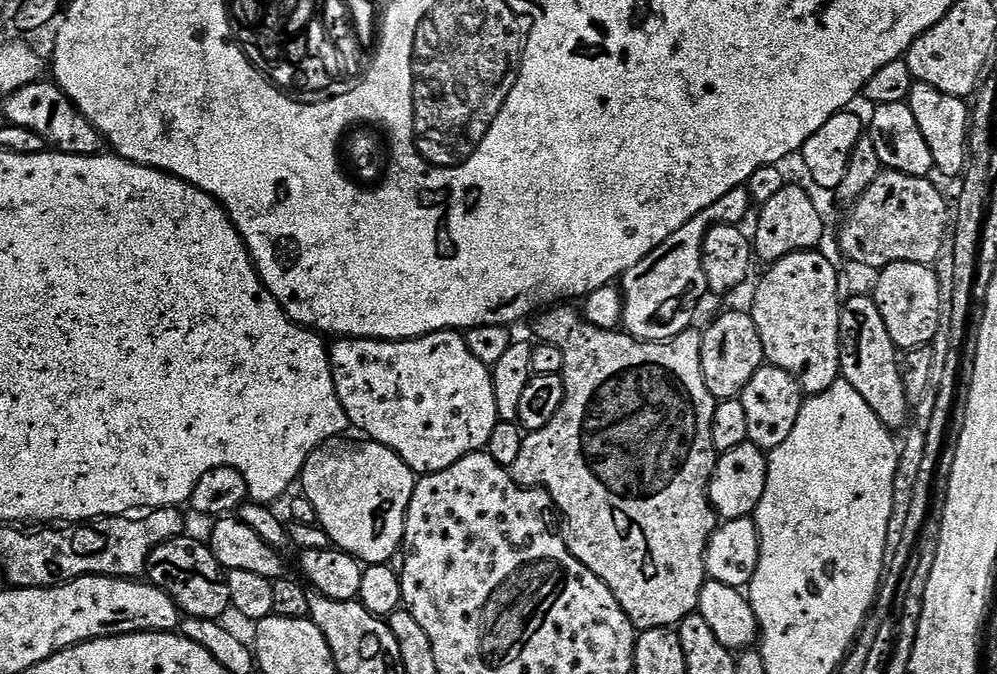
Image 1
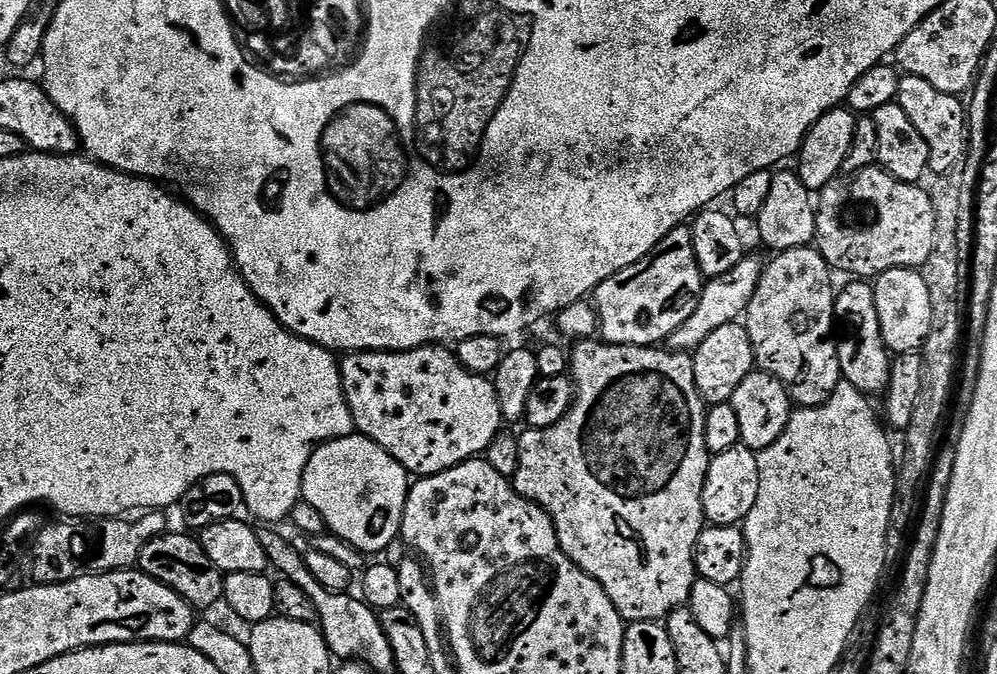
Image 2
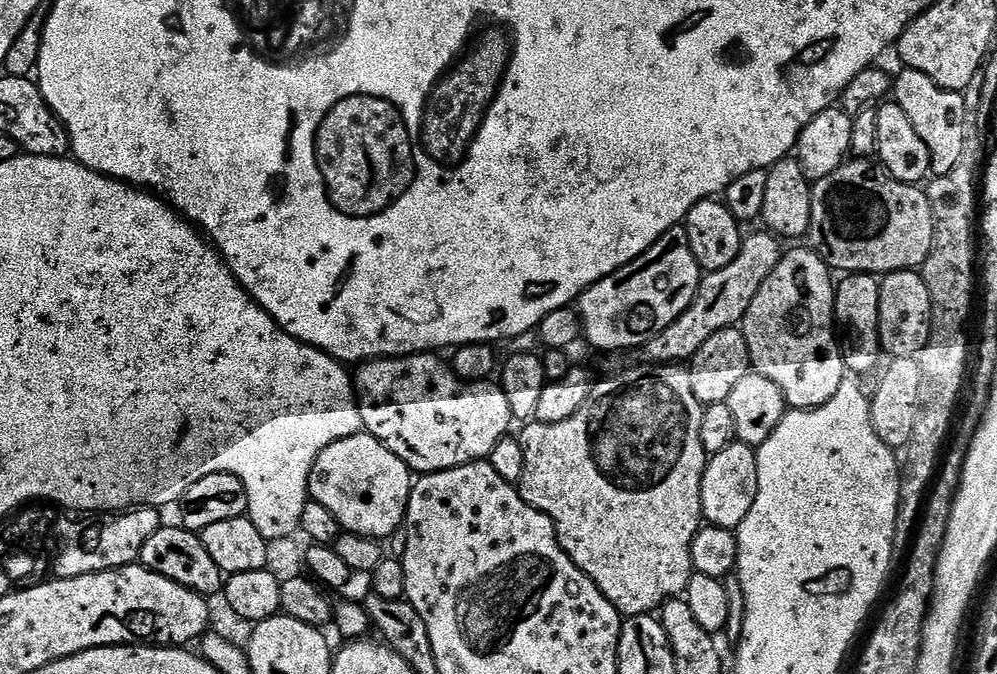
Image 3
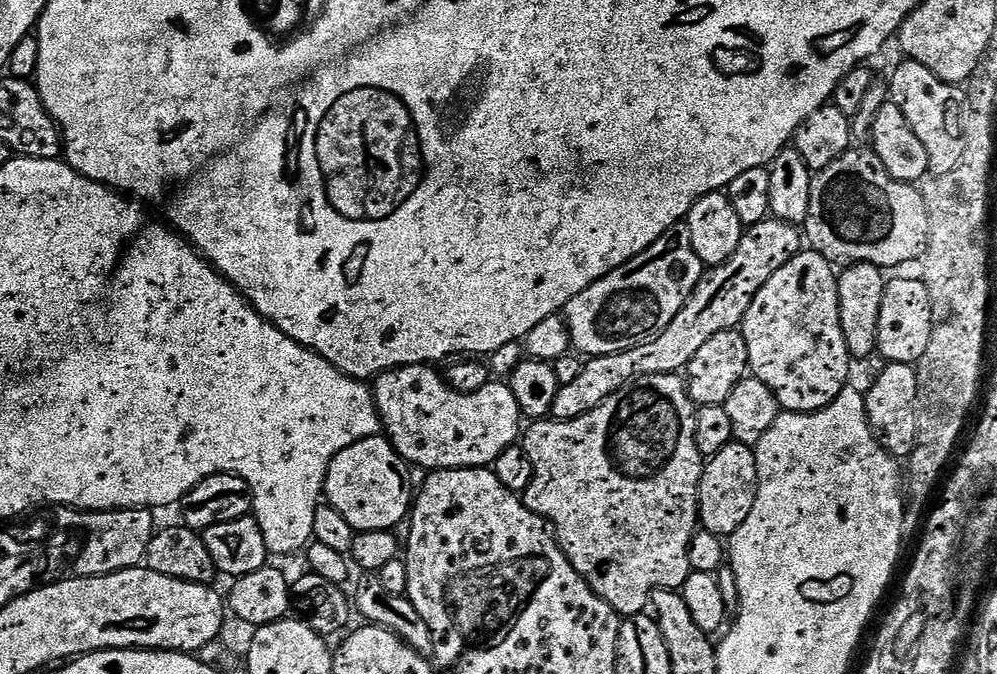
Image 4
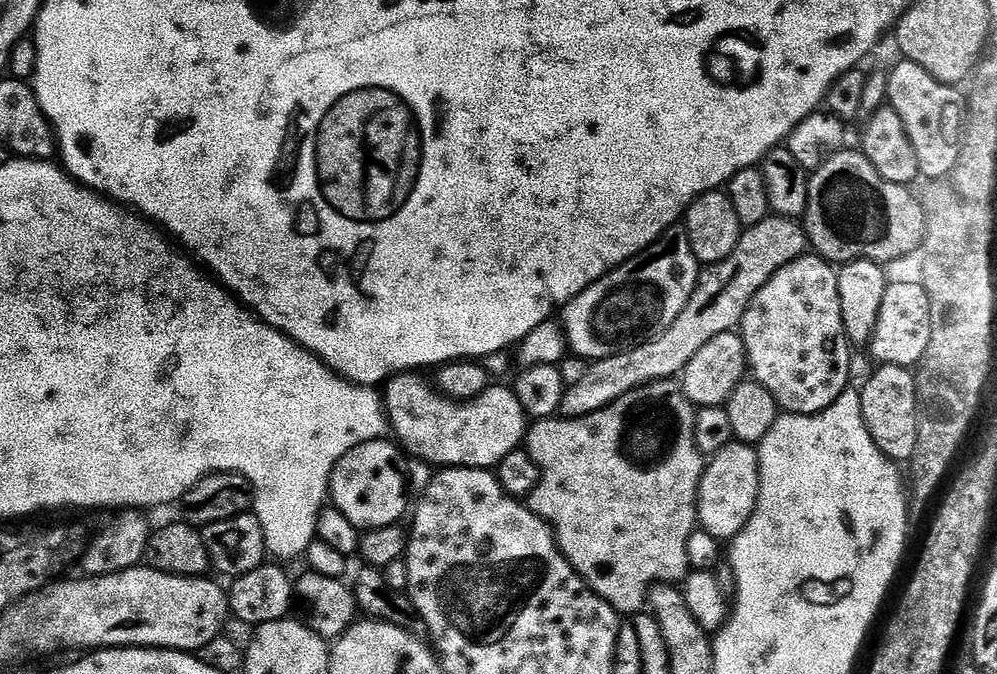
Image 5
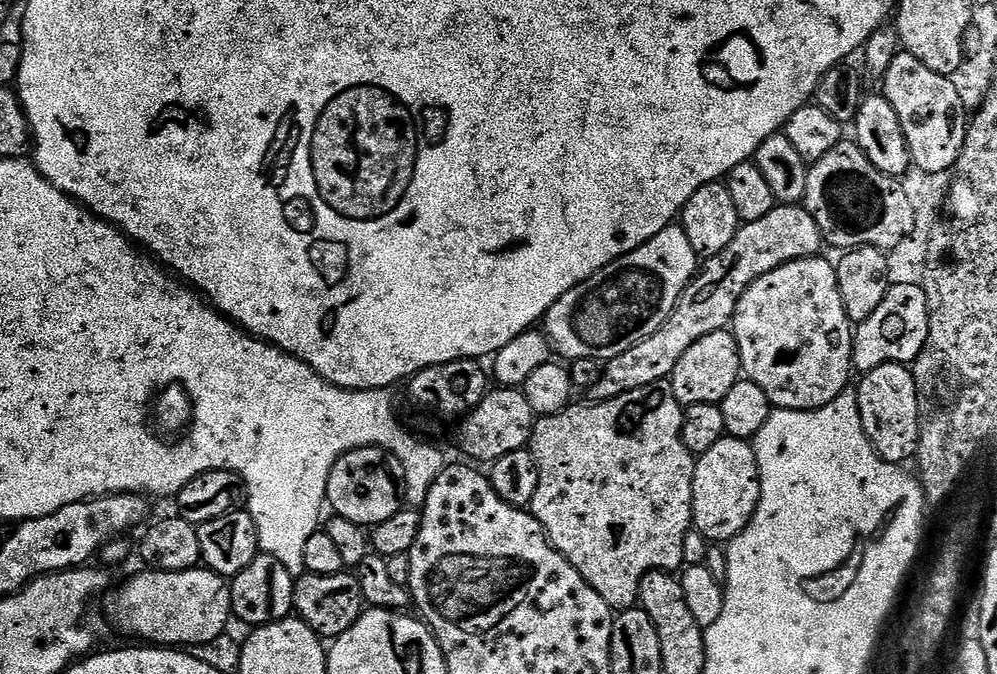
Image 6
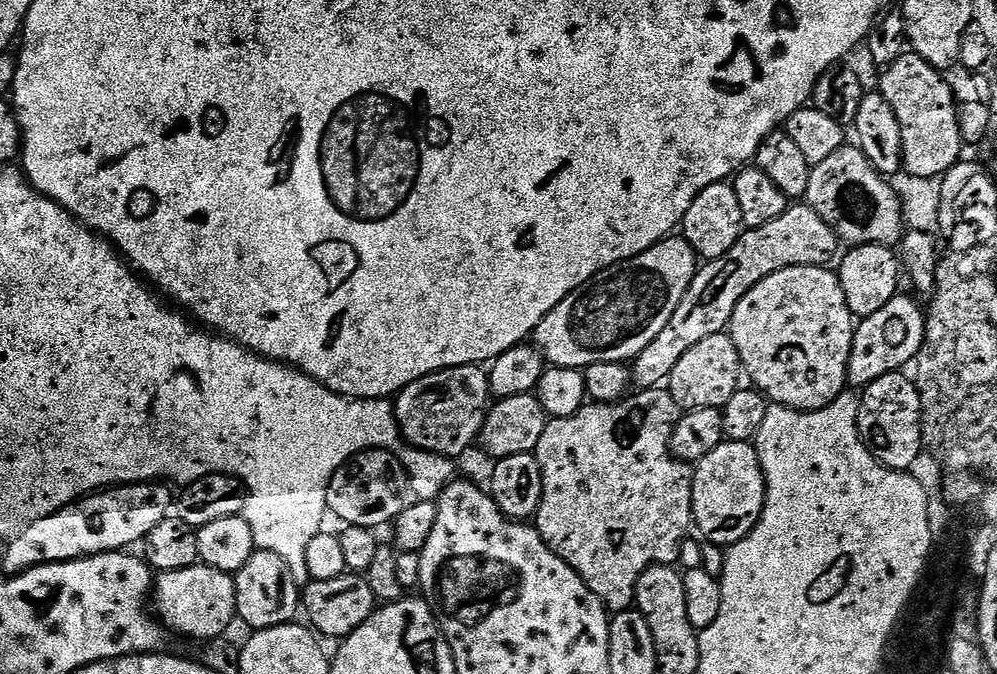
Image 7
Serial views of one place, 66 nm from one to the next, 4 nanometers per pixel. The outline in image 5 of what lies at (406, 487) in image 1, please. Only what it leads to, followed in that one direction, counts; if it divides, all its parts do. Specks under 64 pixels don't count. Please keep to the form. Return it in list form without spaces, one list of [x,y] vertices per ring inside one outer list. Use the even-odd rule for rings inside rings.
[[[388,438],[354,446],[354,450],[350,450],[350,454],[334,466],[330,485],[331,503],[361,530],[401,523],[410,508],[404,458],[405,453]]]

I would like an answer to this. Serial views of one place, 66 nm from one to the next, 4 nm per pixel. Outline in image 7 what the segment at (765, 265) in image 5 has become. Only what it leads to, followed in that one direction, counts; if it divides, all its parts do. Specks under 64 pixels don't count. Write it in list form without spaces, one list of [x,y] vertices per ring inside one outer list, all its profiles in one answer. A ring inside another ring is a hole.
[[[804,202],[793,203],[781,216],[774,218],[774,222],[766,222],[766,226],[741,231],[726,254],[697,267],[696,277],[690,282],[682,302],[678,302],[674,310],[676,356],[682,356],[702,338],[725,331],[731,325],[732,310],[740,297],[764,276],[777,272],[779,268],[827,265],[836,247],[838,241],[830,226],[826,226],[826,222],[822,222],[815,210]]]

